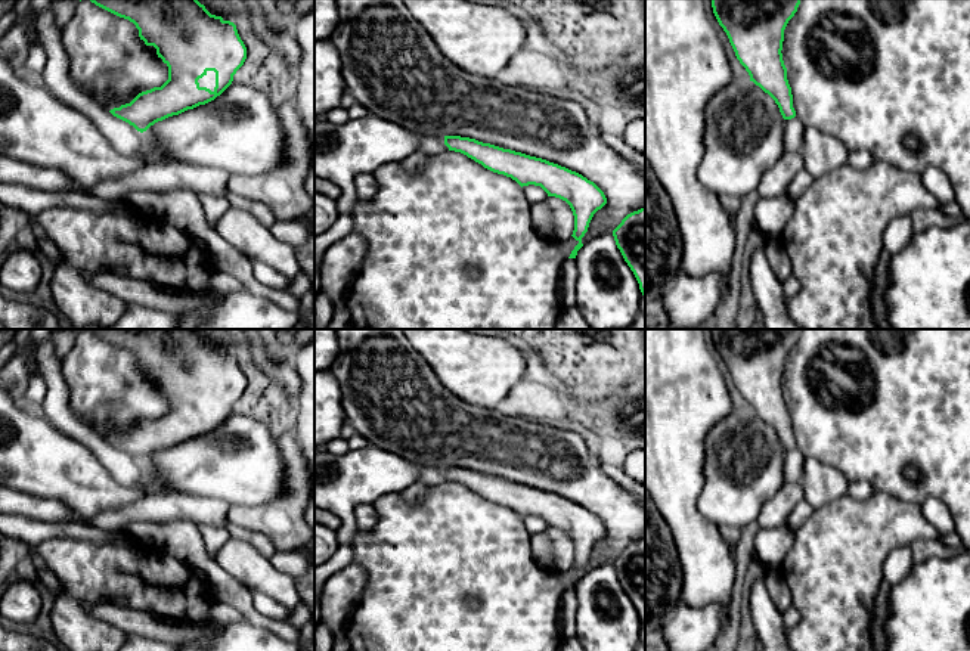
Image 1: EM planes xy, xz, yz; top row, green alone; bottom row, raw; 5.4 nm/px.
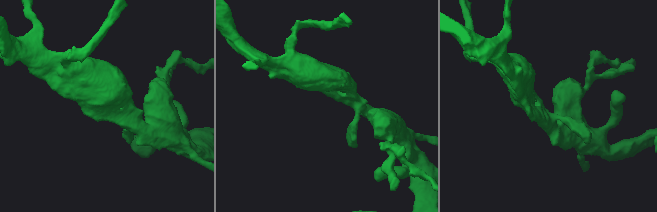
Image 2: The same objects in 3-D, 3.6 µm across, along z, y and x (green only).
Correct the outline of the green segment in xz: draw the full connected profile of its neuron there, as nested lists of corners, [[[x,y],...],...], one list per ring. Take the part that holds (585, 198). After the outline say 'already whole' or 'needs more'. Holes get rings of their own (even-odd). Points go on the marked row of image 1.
[[[444,136],[444,145],[449,148],[449,151],[467,155],[493,173],[511,177],[521,187],[529,185],[540,186],[548,193],[548,196],[555,196],[565,201],[574,216],[574,230],[571,236],[579,242],[568,258],[576,258],[577,251],[583,247],[582,238],[588,232],[594,214],[607,204],[604,192],[594,182],[588,180],[576,171],[546,159],[530,156],[511,149],[503,149],[490,143],[483,143],[469,137]]]; already whole

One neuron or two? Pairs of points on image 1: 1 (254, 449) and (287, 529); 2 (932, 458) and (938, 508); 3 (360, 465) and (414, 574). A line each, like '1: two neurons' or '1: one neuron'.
1: two neurons
2: two neurons
3: two neurons

